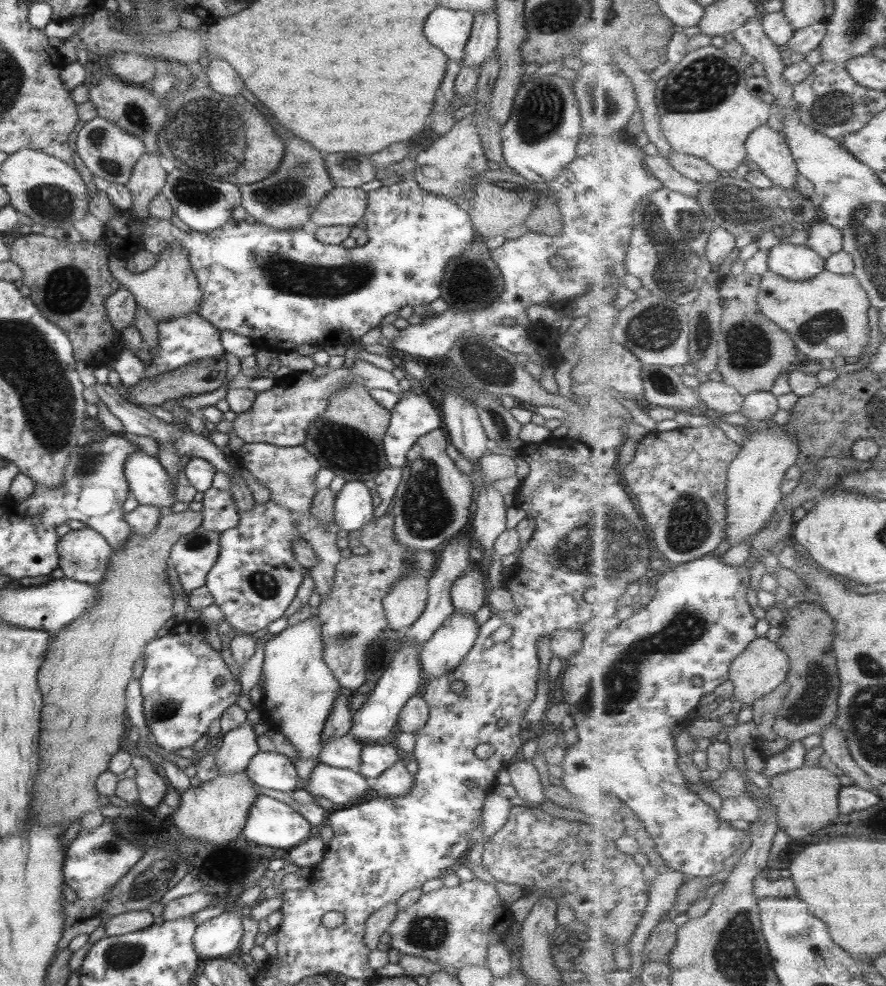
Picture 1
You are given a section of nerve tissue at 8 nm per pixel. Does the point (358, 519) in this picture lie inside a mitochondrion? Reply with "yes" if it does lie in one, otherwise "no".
no

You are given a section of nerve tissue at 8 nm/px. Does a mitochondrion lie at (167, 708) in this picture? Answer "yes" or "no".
yes

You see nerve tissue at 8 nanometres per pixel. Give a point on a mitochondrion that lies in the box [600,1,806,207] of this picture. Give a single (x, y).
(708, 80)

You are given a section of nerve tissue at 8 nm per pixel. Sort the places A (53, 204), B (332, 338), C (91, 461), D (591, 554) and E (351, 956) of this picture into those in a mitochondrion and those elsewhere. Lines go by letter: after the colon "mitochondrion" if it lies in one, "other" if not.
A: mitochondrion
B: other
C: mitochondrion
D: mitochondrion
E: other

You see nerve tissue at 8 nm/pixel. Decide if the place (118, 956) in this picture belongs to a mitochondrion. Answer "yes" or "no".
yes

